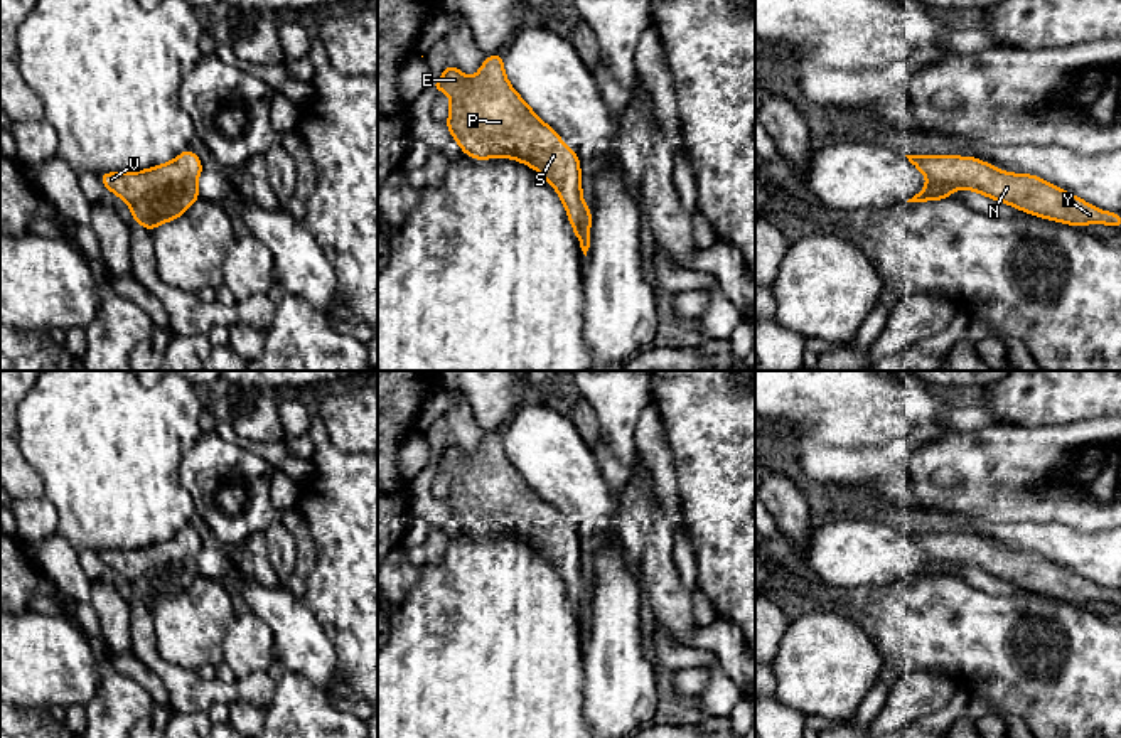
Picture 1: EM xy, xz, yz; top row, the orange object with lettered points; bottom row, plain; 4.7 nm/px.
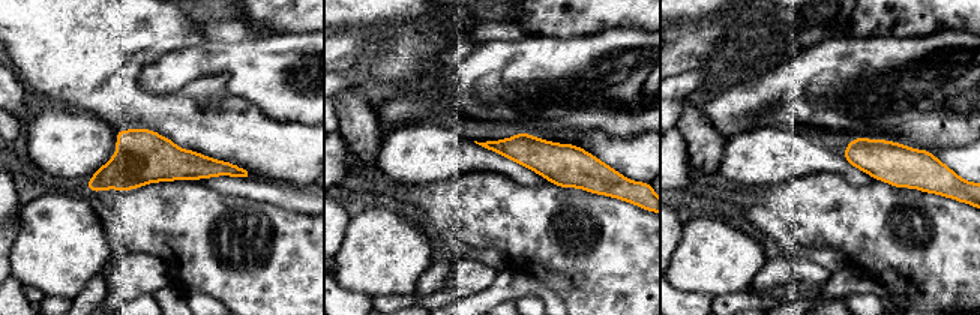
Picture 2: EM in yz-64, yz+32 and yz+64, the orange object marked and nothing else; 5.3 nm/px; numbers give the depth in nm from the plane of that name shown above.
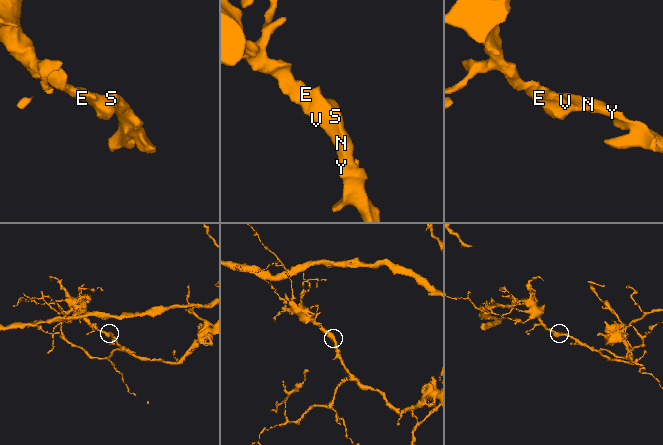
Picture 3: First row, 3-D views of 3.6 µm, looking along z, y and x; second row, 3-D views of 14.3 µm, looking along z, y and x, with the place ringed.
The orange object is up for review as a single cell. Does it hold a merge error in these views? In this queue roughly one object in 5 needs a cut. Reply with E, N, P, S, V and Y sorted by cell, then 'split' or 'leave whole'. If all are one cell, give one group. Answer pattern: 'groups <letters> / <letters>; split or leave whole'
groups E N P S V Y; leave whole

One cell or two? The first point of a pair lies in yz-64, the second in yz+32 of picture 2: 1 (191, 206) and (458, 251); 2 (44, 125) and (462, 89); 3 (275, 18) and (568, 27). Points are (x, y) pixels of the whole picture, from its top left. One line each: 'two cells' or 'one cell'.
1: two cells
2: two cells
3: one cell

